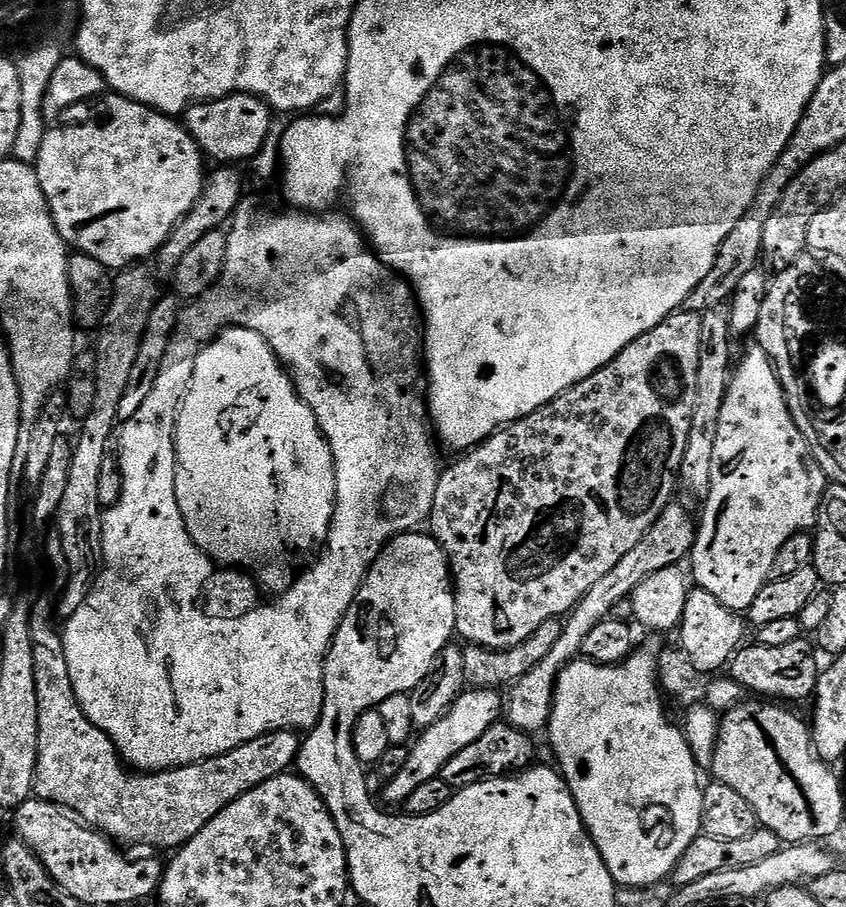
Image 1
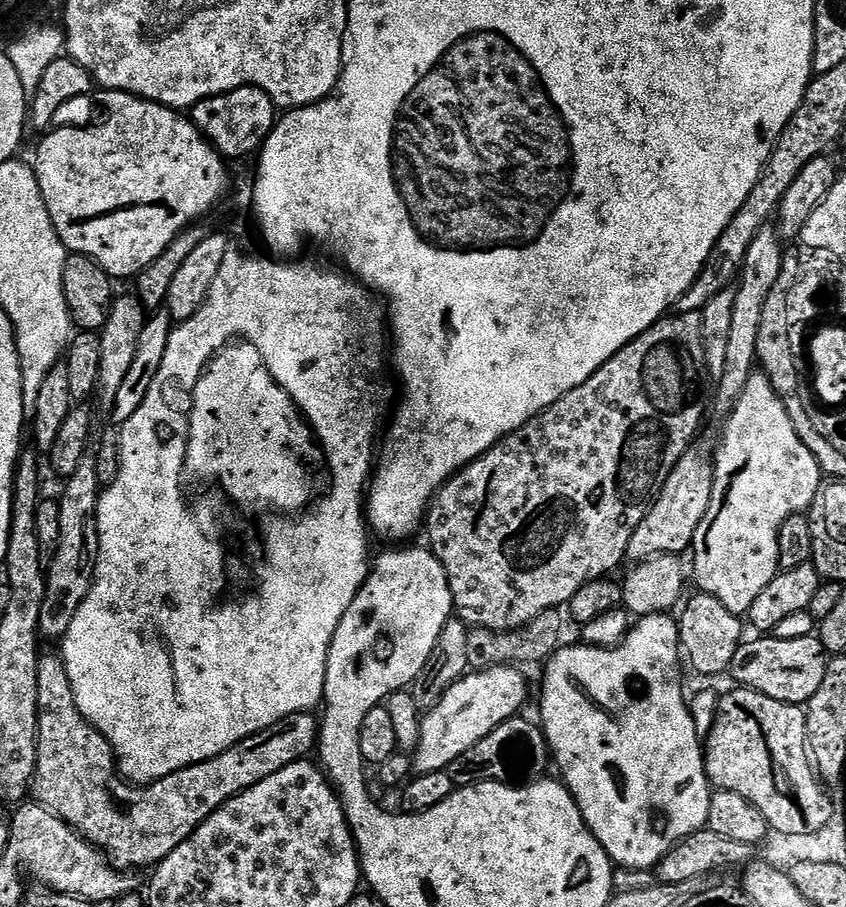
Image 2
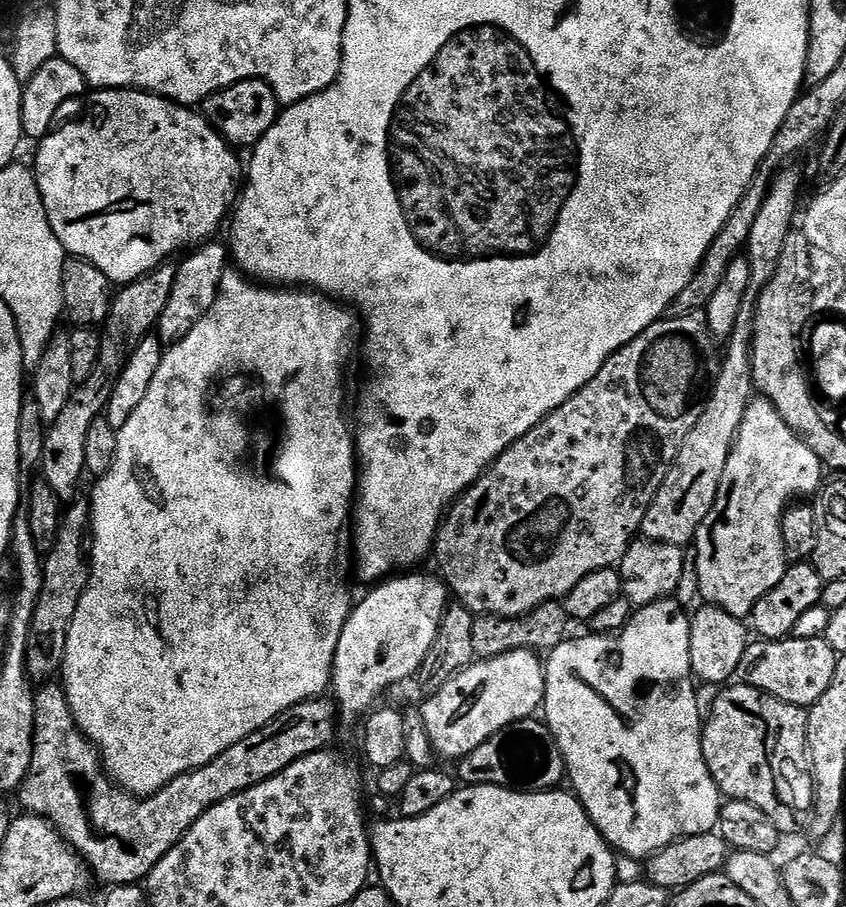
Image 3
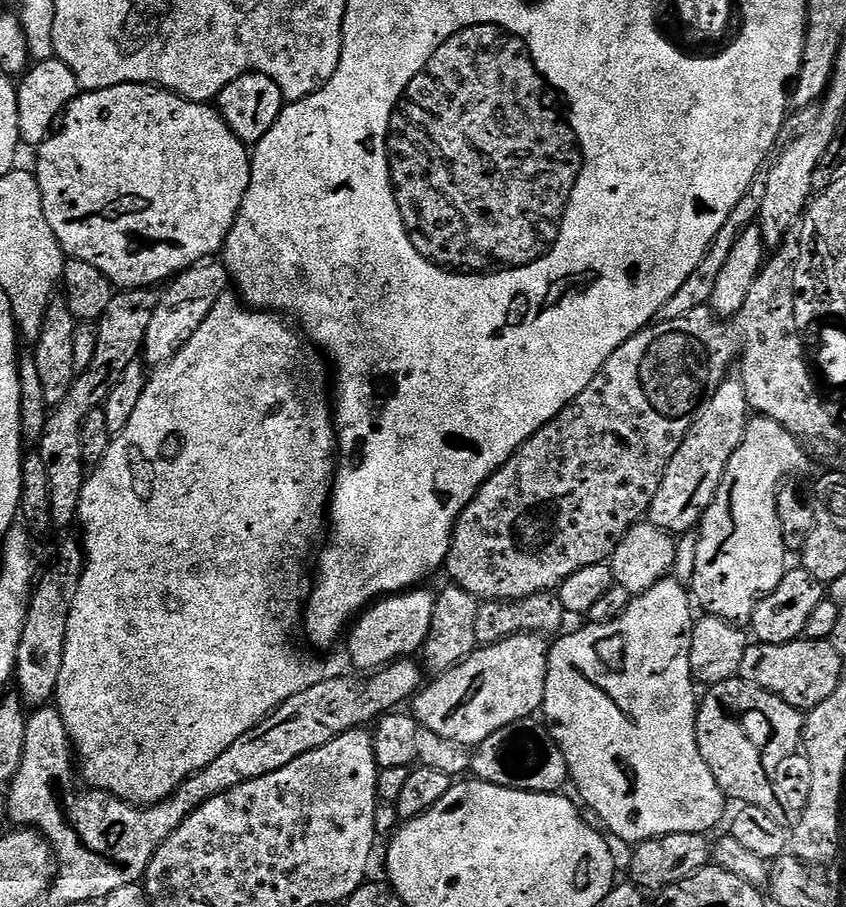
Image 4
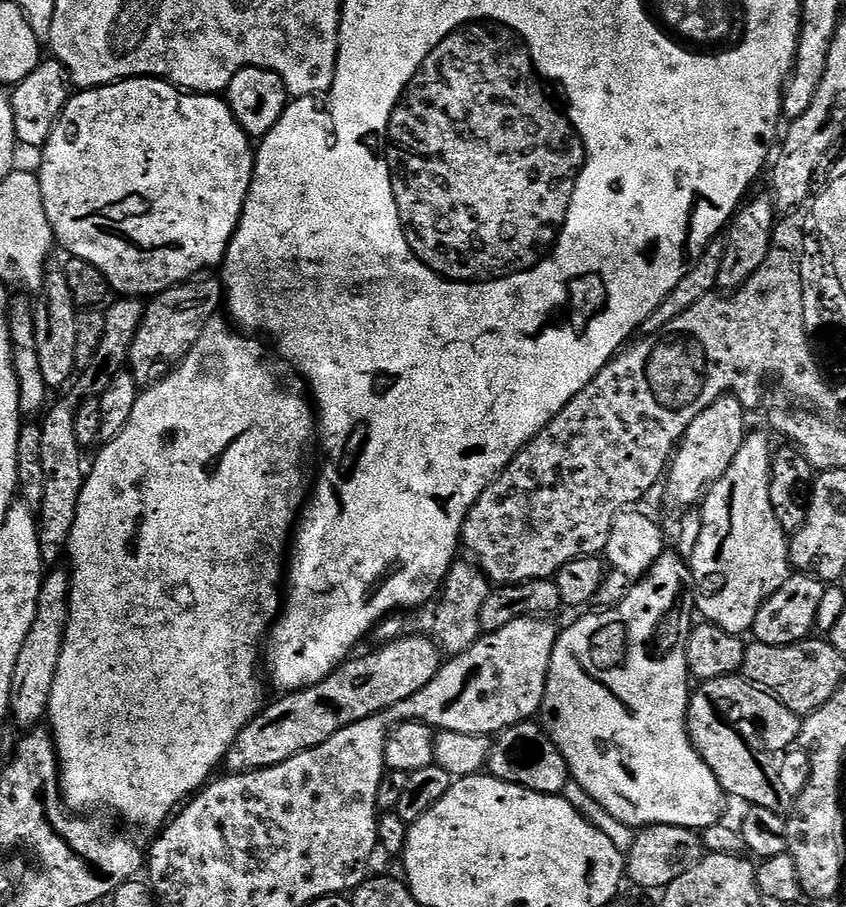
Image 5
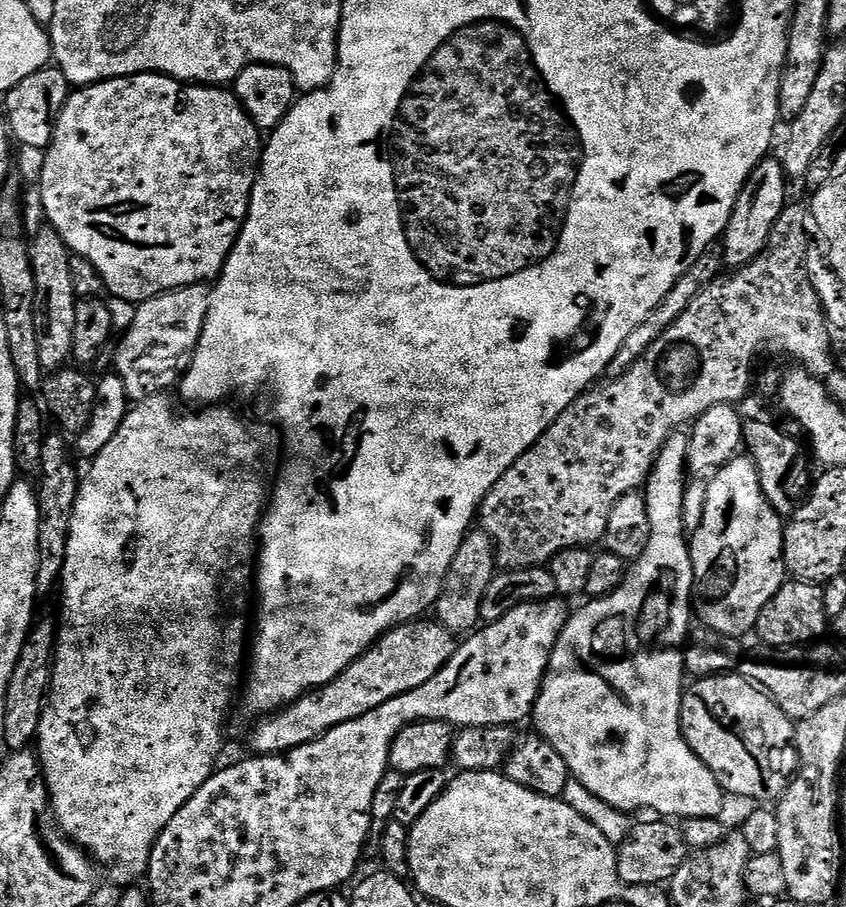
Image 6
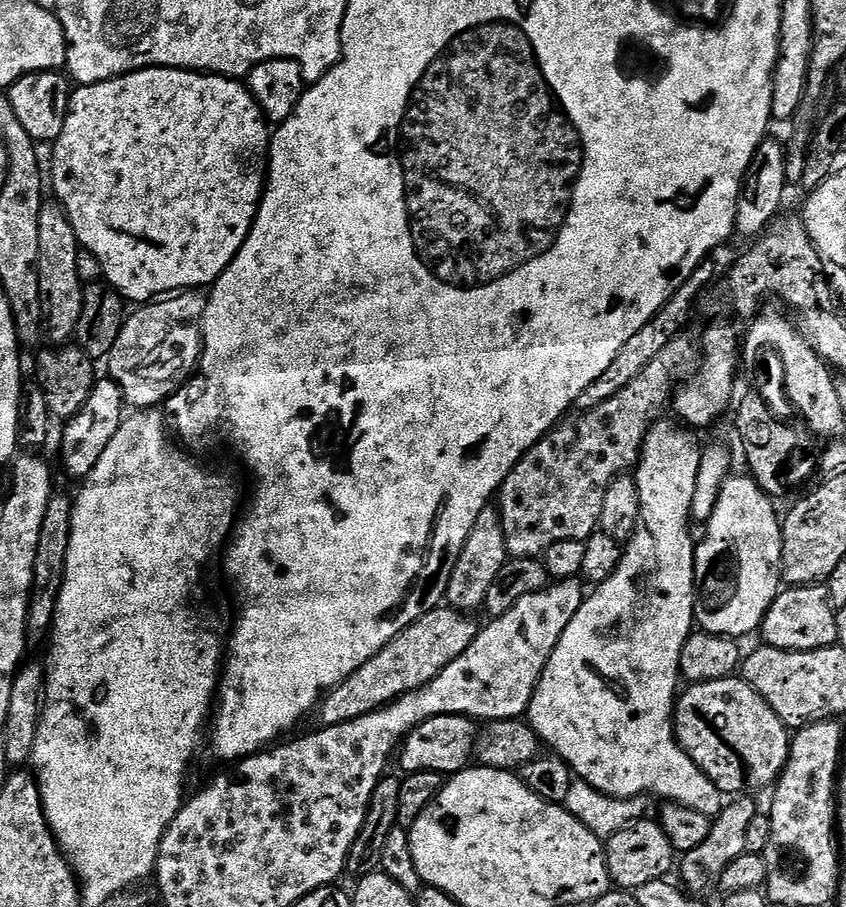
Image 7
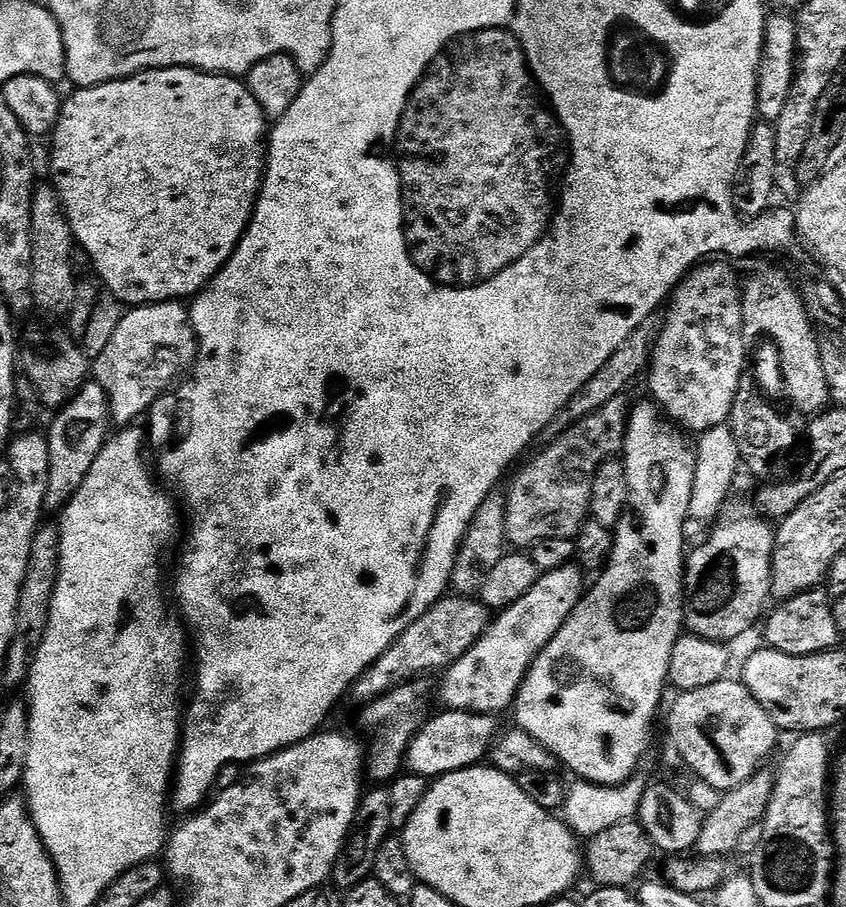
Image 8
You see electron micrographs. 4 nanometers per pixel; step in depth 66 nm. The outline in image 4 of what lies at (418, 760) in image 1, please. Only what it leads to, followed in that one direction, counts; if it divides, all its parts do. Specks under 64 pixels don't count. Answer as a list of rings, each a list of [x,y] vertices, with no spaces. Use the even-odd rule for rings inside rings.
[[[523,632],[497,644],[477,647],[454,670],[425,683],[411,701],[418,720],[436,720],[436,731],[450,742],[474,748],[490,734],[541,711],[548,677],[550,644],[543,635]]]

